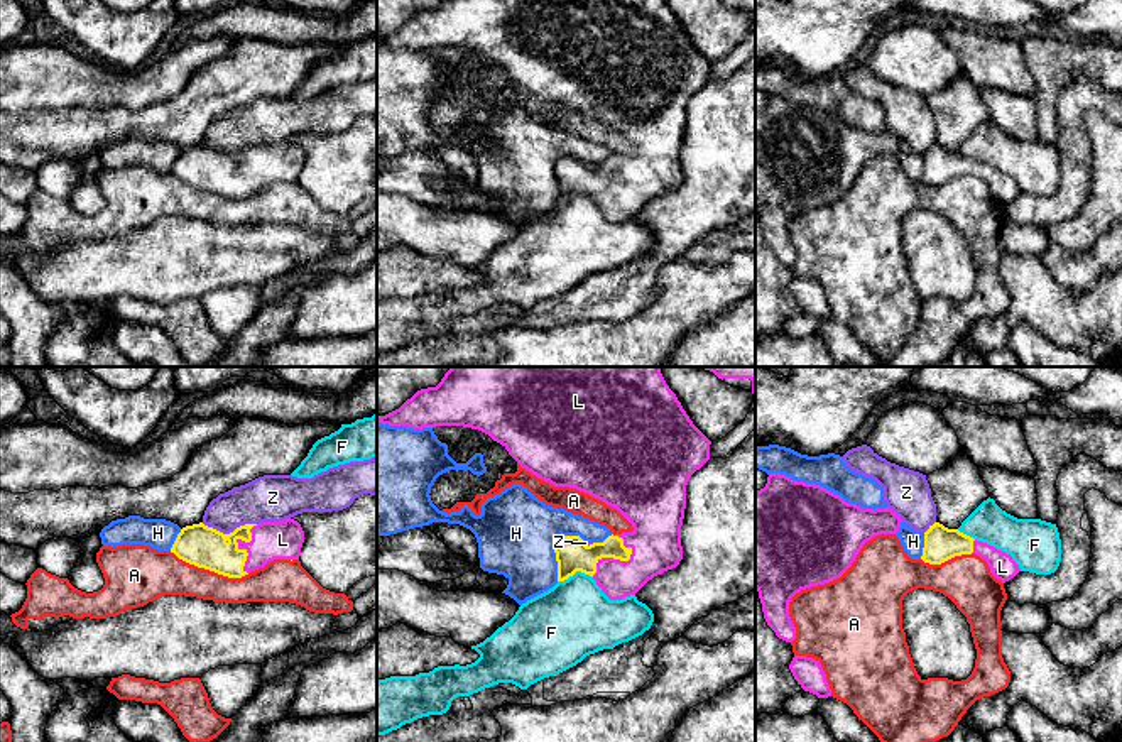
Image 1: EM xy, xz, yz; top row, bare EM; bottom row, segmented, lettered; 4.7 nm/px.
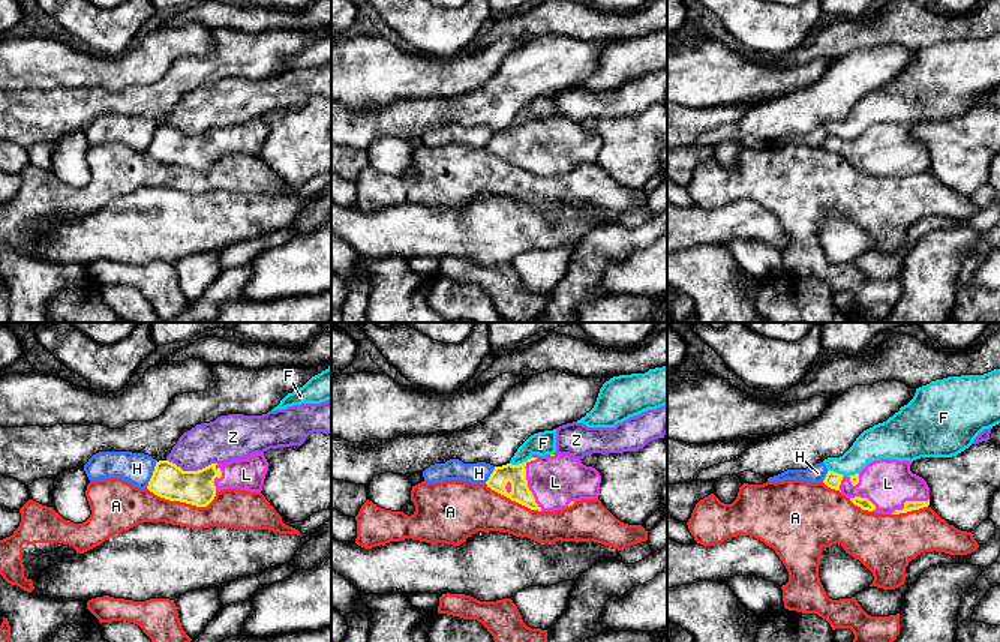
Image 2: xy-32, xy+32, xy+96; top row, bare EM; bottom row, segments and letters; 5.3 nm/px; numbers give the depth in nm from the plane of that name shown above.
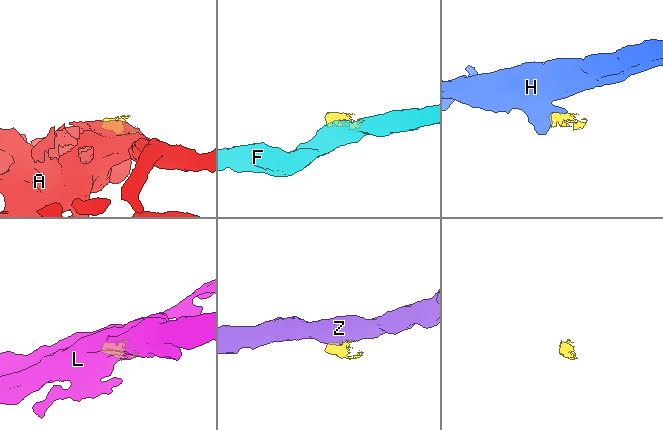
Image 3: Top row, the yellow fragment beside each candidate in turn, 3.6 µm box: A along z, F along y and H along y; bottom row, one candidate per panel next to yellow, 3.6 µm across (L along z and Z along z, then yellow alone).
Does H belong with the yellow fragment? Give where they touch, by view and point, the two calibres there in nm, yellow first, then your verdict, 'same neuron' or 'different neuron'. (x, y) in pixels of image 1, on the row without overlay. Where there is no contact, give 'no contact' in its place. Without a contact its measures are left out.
contact xz (555, 171); calibres 160 and 380 nm; different neuron

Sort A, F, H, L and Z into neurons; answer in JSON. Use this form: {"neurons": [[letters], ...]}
{"neurons": [["A"], ["F"], ["H"], ["L"], ["Z"]]}

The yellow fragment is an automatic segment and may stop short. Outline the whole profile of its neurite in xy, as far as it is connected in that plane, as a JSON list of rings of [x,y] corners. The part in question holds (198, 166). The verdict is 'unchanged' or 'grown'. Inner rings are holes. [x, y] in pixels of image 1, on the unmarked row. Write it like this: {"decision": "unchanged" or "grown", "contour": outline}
{"decision": "grown", "contour": [[[294,140],[245,145],[223,155],[203,144],[186,147],[171,174],[228,199],[242,199],[274,181],[299,181],[304,152]]]}

